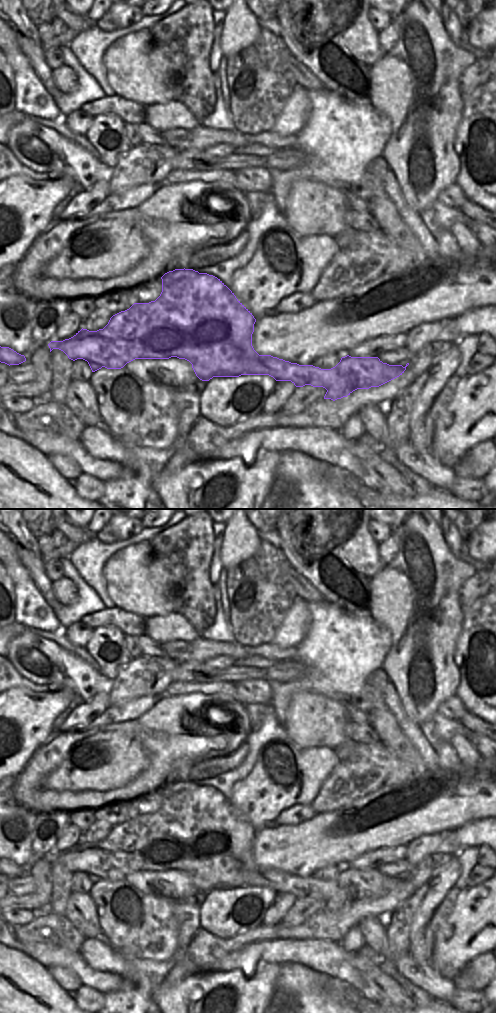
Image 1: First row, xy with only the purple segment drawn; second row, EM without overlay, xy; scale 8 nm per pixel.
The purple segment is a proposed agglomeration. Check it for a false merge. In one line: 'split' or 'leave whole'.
leave whole

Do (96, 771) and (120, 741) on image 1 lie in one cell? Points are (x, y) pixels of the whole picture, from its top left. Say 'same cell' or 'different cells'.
same cell

